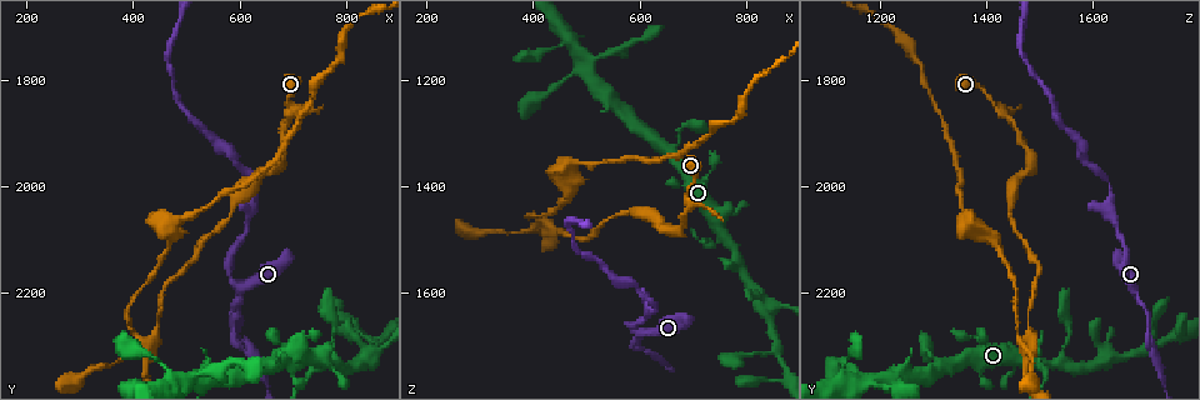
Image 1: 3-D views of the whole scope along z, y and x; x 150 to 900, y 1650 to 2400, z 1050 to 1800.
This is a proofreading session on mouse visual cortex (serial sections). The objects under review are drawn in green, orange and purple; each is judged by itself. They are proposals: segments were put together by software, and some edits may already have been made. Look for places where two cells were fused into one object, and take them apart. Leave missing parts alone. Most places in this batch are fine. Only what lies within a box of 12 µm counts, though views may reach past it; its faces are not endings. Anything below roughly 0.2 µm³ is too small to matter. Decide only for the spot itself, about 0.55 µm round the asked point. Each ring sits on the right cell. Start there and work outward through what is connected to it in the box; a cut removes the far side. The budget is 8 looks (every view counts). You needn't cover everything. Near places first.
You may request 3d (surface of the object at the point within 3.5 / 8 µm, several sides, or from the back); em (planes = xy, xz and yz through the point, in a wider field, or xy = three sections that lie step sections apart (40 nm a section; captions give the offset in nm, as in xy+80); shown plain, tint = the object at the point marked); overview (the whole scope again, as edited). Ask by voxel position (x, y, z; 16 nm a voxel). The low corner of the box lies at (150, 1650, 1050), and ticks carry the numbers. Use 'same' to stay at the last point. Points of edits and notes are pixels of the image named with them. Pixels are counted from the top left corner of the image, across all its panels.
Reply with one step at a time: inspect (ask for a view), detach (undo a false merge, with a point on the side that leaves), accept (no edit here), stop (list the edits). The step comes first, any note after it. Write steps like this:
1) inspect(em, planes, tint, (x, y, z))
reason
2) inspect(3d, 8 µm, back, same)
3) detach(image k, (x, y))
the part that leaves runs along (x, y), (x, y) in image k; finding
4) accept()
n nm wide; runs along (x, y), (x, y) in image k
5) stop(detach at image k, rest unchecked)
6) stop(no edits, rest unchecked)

inspect(3d, 3.5 µm, (440, 2290, 1475))
small branch off a trunk

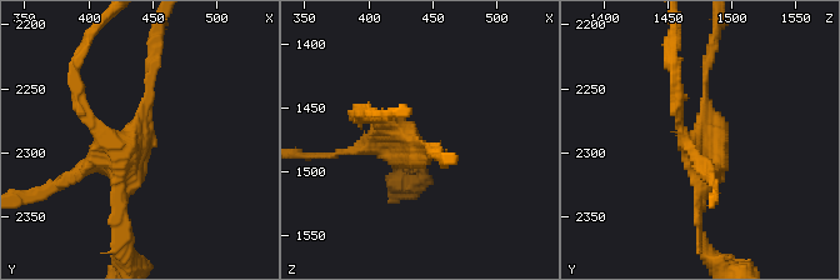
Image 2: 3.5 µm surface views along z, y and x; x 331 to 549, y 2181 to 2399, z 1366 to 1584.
inspect(em, xy, step 1, tint, (438, 2290, 1482))
need the tissue

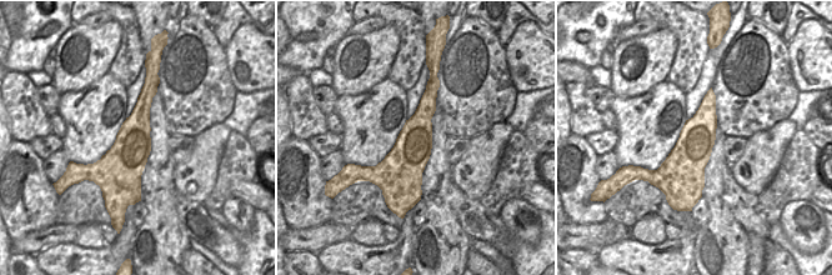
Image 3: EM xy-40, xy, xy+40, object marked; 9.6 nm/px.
accept()
one cell here

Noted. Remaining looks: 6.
inspect(3d, 8 µm, (590, 2185, 1665))
sharp bend

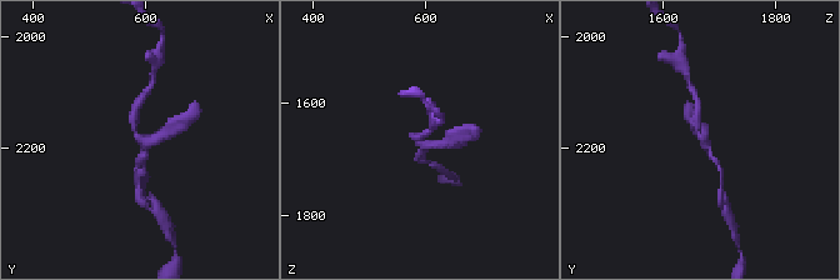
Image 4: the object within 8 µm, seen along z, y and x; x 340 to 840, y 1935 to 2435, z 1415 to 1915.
inspect(3d, 3.5 µm, (590, 2190, 1670))
closer look

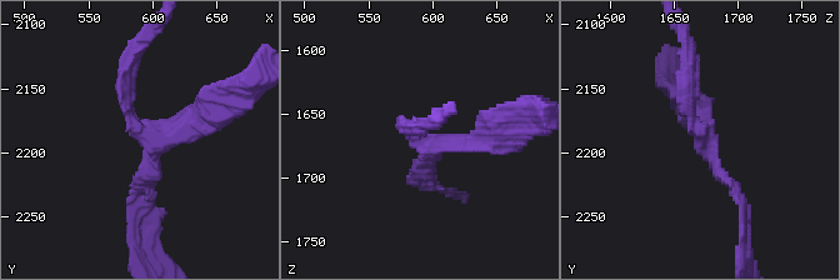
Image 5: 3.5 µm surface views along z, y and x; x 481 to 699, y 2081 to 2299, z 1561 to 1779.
inspect(em, xy, step 3, tint, (592, 2186, 1672))
3 arms; arms of 150, 200, 300 nm; shape alone is not enough

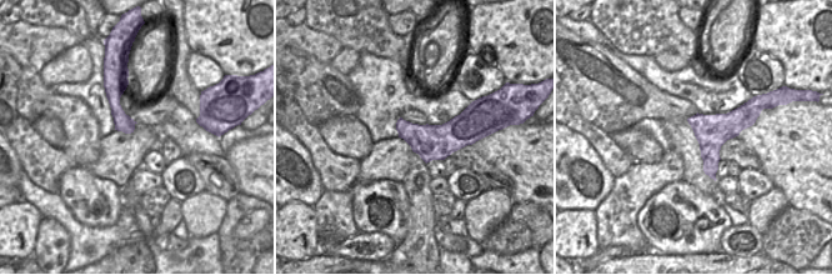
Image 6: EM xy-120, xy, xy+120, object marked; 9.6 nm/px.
accept()
runs along (500, 135), (430, 144), (408, 129) in image 5; one cell here

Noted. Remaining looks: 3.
inspect(3d, 3.5 µm, (500, 2065, 1355))
thick turns thin

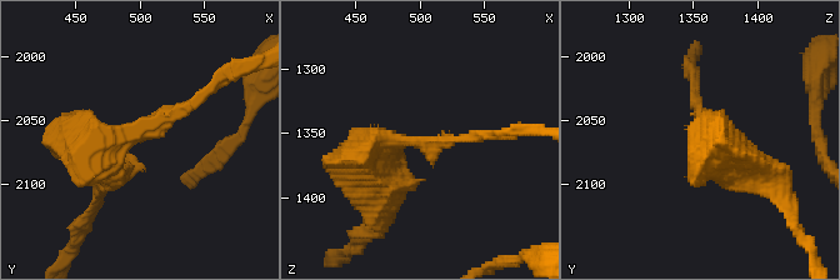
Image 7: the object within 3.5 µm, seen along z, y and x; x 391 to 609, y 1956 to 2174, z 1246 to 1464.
inspect(em, xy, step 3, plain, (494, 2064, 1356))
arms of 150, 500 nm

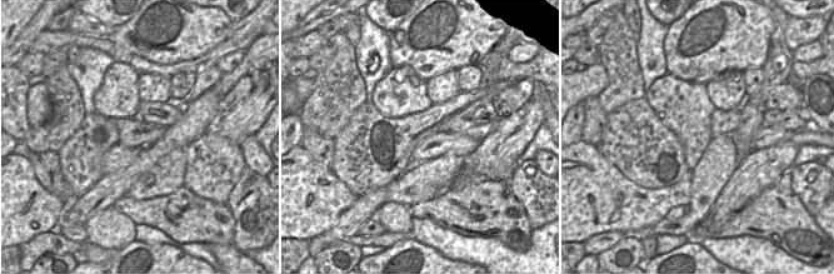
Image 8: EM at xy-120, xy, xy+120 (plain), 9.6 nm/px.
inspect(em, xy, step 3, tint, same)
where the object lies

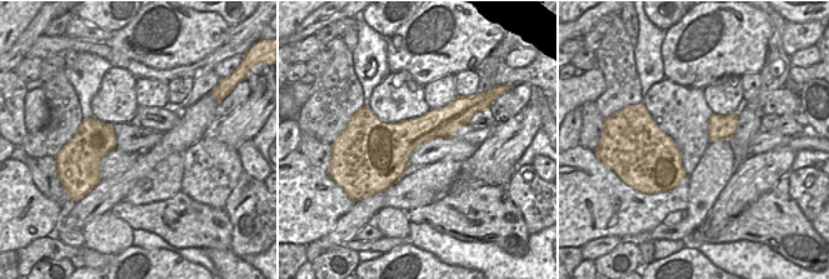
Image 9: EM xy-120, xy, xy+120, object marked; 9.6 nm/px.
accept()
runs along (104, 168), (108, 140), (204, 94) in image 7; continuous, no second cell

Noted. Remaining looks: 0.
stop(no edits, rest unchecked)

